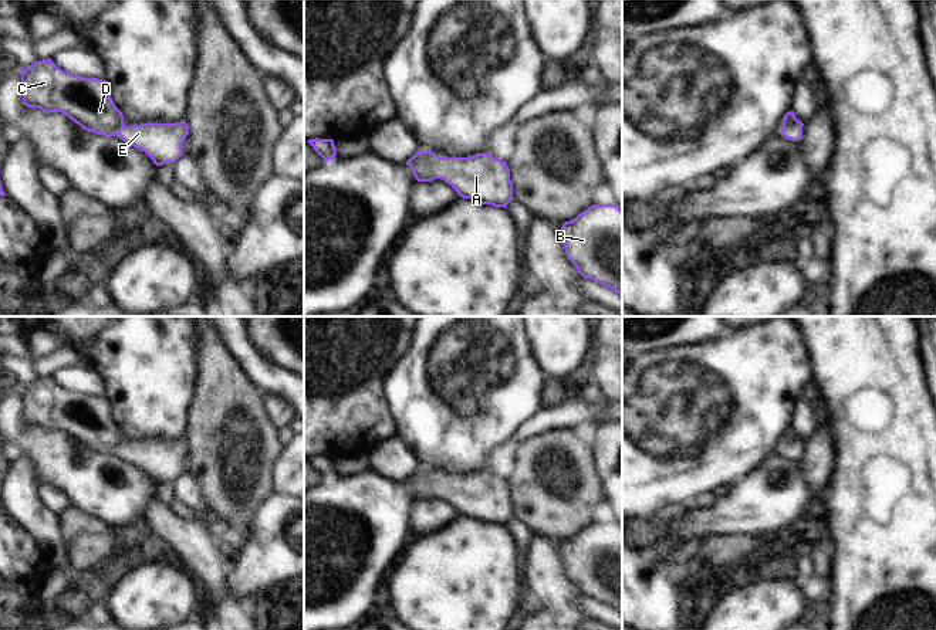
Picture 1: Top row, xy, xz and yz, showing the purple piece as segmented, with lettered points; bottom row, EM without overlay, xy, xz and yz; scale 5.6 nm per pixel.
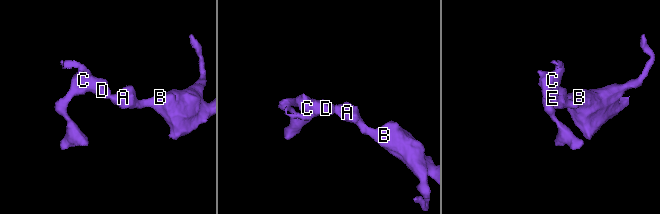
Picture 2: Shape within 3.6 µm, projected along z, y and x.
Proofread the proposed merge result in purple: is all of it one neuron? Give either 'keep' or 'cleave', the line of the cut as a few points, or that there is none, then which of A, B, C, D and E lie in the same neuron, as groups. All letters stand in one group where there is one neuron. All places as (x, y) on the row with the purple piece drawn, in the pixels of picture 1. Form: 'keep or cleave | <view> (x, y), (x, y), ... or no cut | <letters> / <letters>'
keep | no cut | A B C D E

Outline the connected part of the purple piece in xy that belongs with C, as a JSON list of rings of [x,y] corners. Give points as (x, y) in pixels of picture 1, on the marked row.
[[[51,58],[36,61],[21,72],[23,104],[44,114],[62,112],[82,129],[121,139],[145,152],[156,166],[175,163],[189,135],[185,121],[125,126],[111,98],[109,82],[82,78],[58,68]]]

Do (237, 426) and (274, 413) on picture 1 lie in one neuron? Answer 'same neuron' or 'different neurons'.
different neurons

